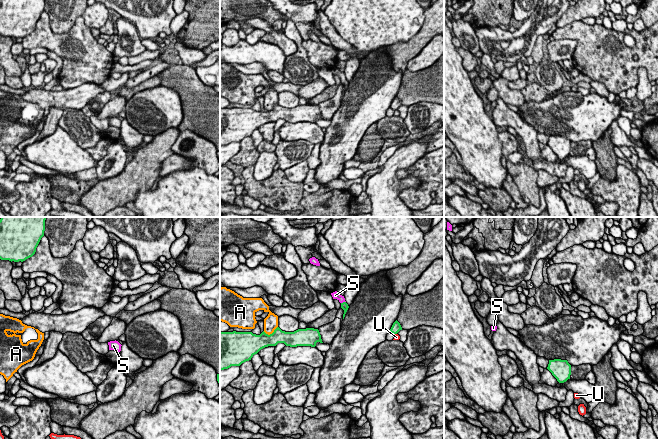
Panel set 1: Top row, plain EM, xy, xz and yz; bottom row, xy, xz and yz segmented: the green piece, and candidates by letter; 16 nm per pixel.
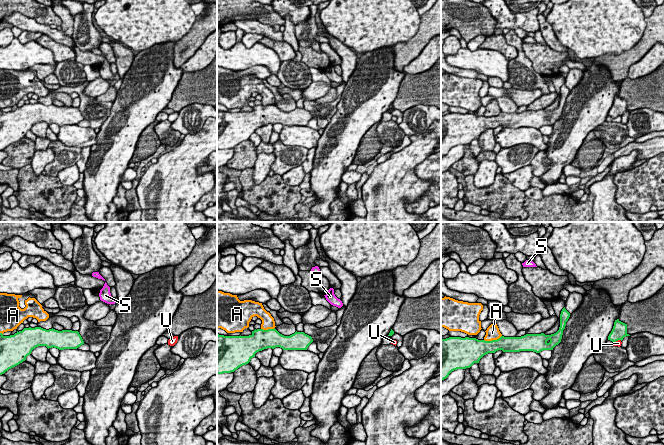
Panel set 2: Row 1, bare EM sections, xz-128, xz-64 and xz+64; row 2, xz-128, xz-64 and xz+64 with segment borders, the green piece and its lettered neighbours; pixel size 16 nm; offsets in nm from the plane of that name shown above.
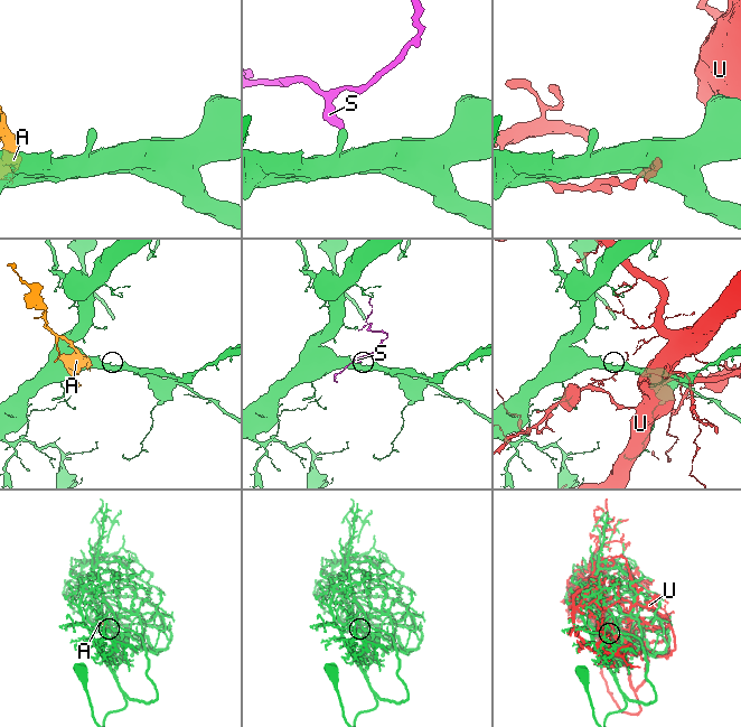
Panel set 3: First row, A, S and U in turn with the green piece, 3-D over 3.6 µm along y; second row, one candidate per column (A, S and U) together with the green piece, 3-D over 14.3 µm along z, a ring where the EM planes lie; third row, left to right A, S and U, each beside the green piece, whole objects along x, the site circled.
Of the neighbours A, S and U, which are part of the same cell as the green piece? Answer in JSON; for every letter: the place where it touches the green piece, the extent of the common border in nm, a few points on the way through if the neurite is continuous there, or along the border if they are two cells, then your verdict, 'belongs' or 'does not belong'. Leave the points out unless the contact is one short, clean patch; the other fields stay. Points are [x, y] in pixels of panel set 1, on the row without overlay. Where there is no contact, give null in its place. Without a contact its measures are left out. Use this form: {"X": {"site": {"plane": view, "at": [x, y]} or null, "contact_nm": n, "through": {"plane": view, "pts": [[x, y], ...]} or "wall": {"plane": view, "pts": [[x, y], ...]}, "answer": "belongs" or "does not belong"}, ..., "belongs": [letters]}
{"A": {"site": {"plane": "xz", "at": [270, 110]}, "contact_nm": 260, "answer": "does not belong"}, "S": {"site": {"plane": "xz", "at": [343, 78]}, "contact_nm": 90, "through": {"plane": "xz", "pts": [[344, 81], [343, 78], [335, 71]]}, "answer": "belongs"}, "U": {"site": {"plane": "xz", "at": [395, 109]}, "contact_nm": 60, "answer": "does not belong"}, "belongs": ["S"]}

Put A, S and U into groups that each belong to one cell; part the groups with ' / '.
A / S / U

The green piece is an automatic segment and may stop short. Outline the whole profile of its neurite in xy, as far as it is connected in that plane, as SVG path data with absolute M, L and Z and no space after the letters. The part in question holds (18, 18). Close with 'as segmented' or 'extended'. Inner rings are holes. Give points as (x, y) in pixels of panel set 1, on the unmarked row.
M0 0L0 35L23 38L32 33L44 7L45 0Z; as segmented

